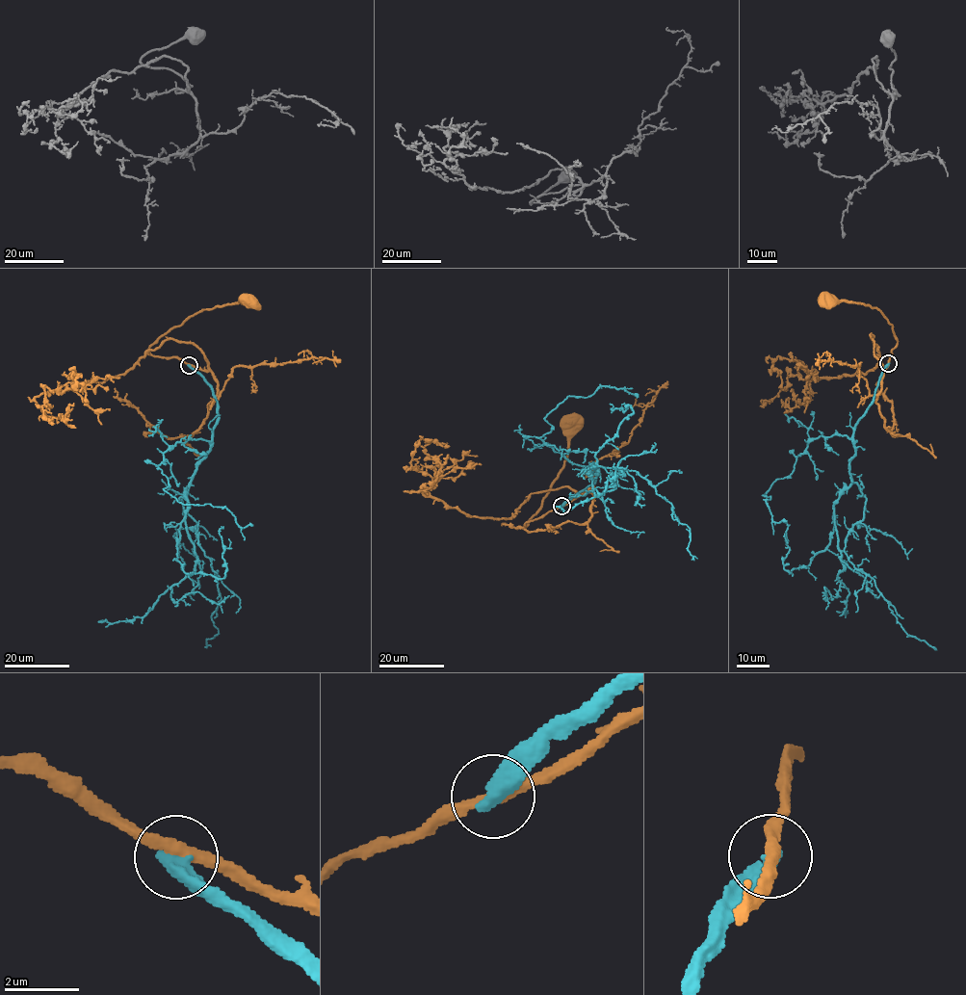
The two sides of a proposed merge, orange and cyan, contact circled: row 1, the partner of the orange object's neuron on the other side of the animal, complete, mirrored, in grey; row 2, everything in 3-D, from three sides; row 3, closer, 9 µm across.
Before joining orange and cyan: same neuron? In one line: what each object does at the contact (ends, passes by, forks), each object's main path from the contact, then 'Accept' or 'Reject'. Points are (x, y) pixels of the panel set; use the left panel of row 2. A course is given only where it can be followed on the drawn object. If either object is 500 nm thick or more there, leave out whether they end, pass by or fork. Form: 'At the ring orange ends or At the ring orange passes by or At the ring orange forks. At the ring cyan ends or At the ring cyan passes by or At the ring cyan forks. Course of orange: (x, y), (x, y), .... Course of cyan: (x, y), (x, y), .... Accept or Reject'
At the ring orange passes by. At the ring cyan ends. Course of orange: (189, 364), (174, 357), (153, 355), (150, 346), (202, 309), (249, 301). Course of cyan: (189, 365), (213, 392), (219, 416), (181, 502), (218, 577), (211, 646). Reject

